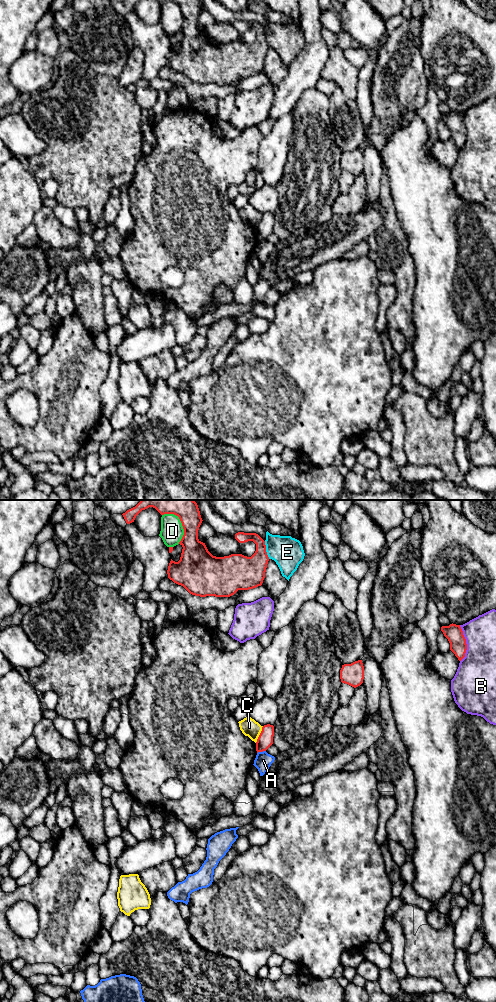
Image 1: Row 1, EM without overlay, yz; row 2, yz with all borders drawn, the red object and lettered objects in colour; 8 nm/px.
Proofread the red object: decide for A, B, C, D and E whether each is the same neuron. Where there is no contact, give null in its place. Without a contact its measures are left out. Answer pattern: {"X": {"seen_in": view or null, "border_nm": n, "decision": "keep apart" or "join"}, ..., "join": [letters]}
{"A": {"seen_in": "yz", "border_nm": 80, "decision": "keep apart"}, "B": {"seen_in": "yz", "border_nm": 300, "decision": "keep apart"}, "C": {"seen_in": "yz", "border_nm": 150, "decision": "keep apart"}, "D": {"seen_in": "yz", "border_nm": 280, "decision": "keep apart"}, "E": {"seen_in": "yz", "border_nm": 150, "decision": "keep apart"}, "join": []}

